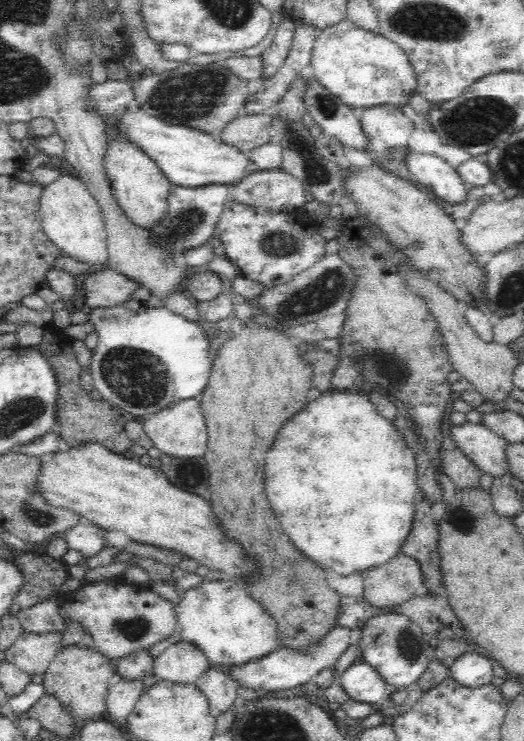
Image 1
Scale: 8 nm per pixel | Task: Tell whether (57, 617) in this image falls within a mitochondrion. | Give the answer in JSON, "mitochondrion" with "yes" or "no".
{"mitochondrion":"no"}

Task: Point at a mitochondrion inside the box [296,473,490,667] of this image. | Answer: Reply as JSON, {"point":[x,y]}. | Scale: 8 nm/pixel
{"point":[410,645]}

